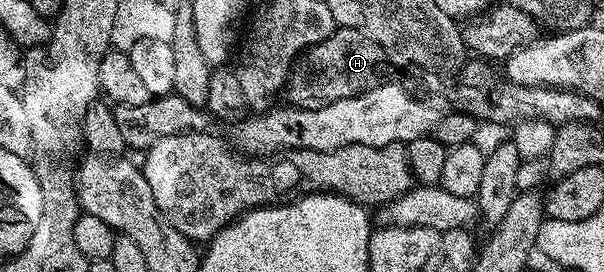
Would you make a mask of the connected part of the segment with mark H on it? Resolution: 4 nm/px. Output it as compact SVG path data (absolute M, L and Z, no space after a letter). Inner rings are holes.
M344 26L334 29L326 40L298 55L285 84L284 94L290 97L291 107L300 110L324 108L336 100L351 98L381 86L391 77L390 70L391 63L376 40L364 32Z

